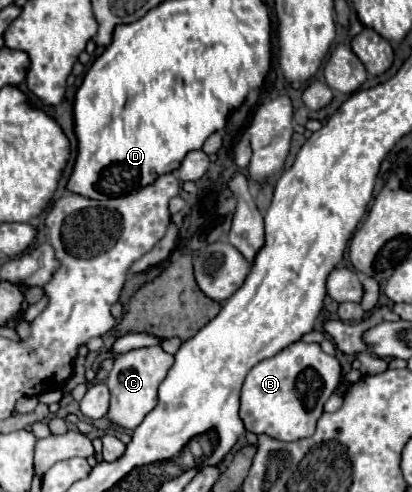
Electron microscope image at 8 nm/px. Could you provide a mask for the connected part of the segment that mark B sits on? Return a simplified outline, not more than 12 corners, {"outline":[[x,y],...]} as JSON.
{"outline":[[295,342],[241,388],[247,432],[315,432],[343,376],[319,344]]}

